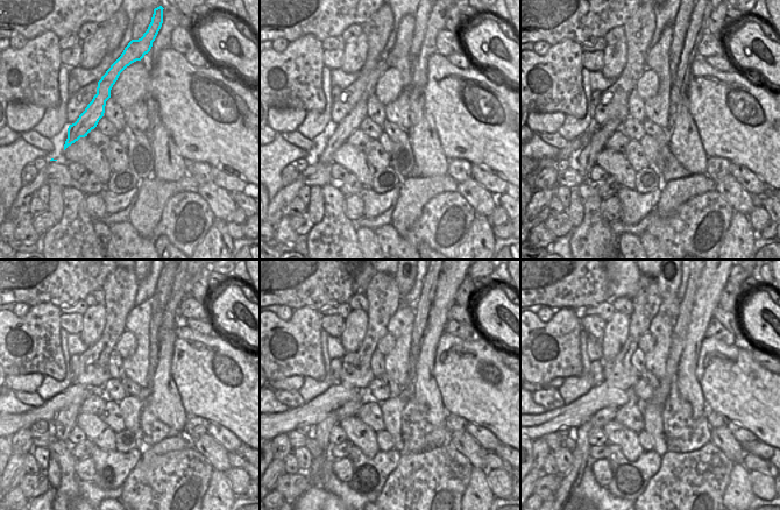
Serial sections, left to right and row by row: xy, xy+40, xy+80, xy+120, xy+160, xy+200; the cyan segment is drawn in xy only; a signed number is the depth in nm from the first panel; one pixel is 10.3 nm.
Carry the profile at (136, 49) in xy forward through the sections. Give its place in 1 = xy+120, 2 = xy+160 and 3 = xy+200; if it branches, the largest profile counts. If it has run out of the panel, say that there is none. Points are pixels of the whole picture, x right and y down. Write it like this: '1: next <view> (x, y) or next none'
1: next xy+120 (65, 420)
2: next xy+160 (320, 432)
3: next xy+200 (571, 480)

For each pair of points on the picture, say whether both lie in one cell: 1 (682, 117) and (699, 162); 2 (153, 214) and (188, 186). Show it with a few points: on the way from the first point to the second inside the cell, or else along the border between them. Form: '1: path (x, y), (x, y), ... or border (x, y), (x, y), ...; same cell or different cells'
1: path (685, 128), (685, 144), (688, 150); same cell
2: path (155, 204), (170, 189), (177, 186); same cell

